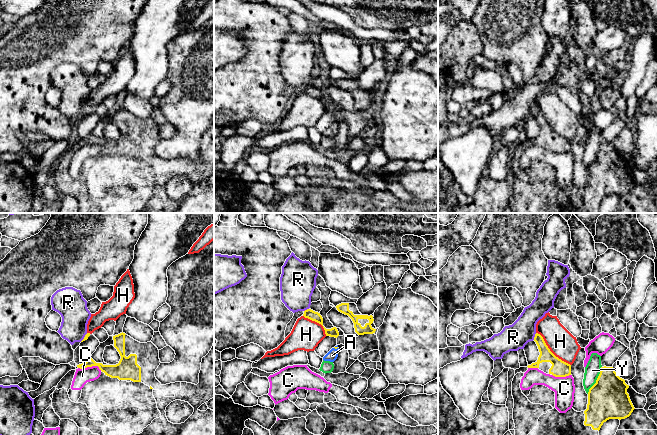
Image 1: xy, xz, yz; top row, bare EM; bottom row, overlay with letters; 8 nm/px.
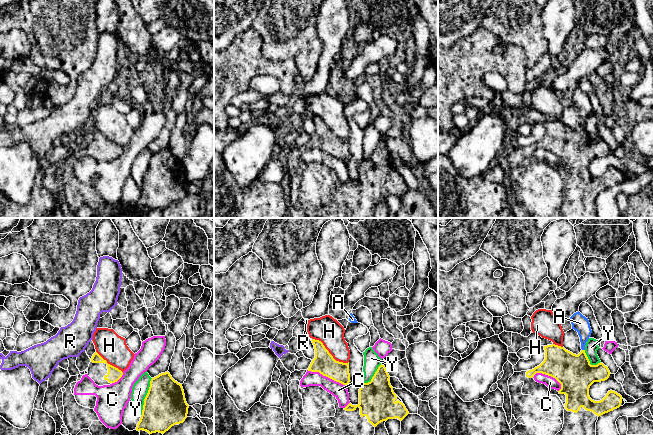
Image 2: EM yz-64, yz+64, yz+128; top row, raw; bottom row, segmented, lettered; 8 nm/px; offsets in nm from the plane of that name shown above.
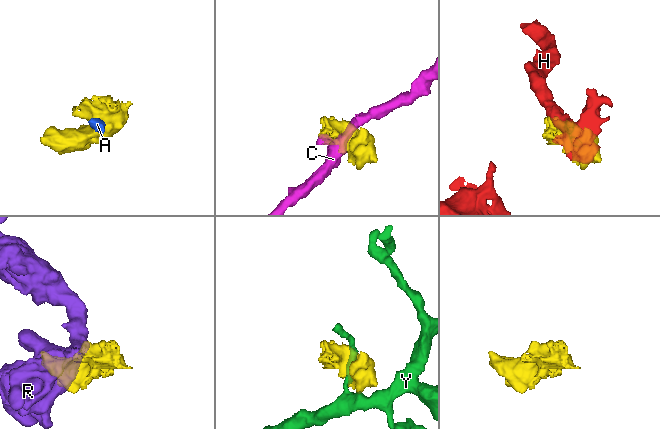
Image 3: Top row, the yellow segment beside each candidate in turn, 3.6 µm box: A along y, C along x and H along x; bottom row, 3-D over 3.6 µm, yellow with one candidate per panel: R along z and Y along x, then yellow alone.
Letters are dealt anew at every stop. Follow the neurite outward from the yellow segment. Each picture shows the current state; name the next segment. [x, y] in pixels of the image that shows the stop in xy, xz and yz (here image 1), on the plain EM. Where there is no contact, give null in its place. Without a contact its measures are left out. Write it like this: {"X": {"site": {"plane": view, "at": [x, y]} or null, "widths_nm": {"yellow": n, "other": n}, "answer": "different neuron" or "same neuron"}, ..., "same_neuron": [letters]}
{"A": {"site": {"plane": "xz", "at": [335, 123]}, "widths_nm": {"yellow": 20, "other": 90}, "answer": "same neuron"}, "C": {"site": {"plane": "xy", "at": [90, 142]}, "widths_nm": {"yellow": 120, "other": 120}, "answer": "different neuron"}, "H": {"site": {"plane": "yz", "at": [550, 127]}, "widths_nm": {"yellow": 140, "other": 220}, "answer": "different neuron"}, "R": {"site": {"plane": "yz", "at": [535, 112]}, "widths_nm": {"yellow": 100, "other": 200}, "answer": "different neuron"}, "Y": {"site": {"plane": "yz", "at": [596, 156]}, "widths_nm": {"yellow": 320, "other": 130}, "answer": "different neuron"}, "same_neuron": ["A"]}

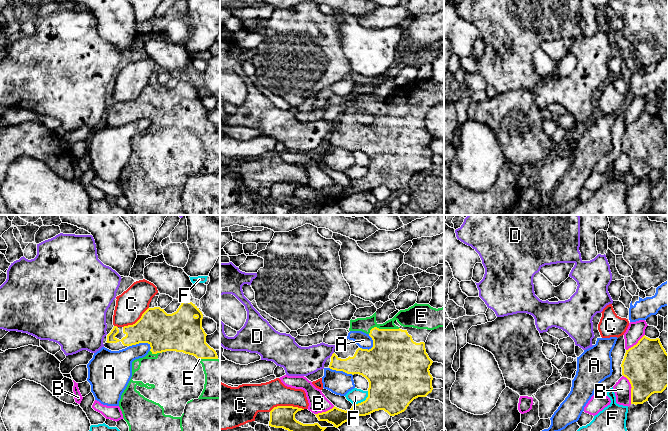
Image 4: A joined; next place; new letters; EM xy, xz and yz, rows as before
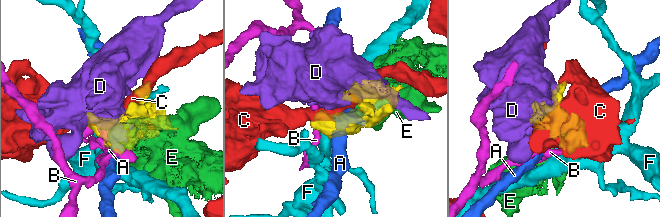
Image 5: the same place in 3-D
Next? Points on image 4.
{"A": {"site": {"plane": "xy", "at": [141, 118]}, "widths_nm": {"yellow": 300, "other": 200}, "answer": "different neuron"}, "B": {"site": {"plane": "yz", "at": [631, 165]}, "widths_nm": {"yellow": 380, "other": 140}, "answer": "different neuron"}, "C": {"site": {"plane": "xz", "at": [286, 182]}, "widths_nm": {"yellow": 180, "other": 220}, "answer": "different neuron"}, "D": {"site": {"plane": "xz", "at": [332, 130]}, "widths_nm": {"yellow": 180, "other": 240}, "answer": "different neuron"}, "E": {"site": {"plane": "xz", "at": [383, 105]}, "widths_nm": {"yellow": 400, "other": 160}, "answer": "same neuron"}, "F": {"site": {"plane": "xz", "at": [363, 177]}, "widths_nm": {"yellow": 360, "other": 120}, "answer": "different neuron"}, "same_neuron": ["E"]}

